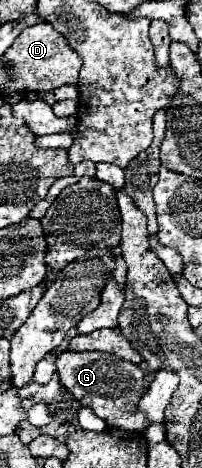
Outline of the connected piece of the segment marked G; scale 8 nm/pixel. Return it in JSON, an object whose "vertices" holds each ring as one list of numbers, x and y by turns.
{"vertices":[[64,351,56,357,56,369,60,373,62,385,82,403,82,407,90,407,108,425,120,427,126,431,148,429,150,421,146,413,138,409,138,399,144,397,144,391,148,391,146,371,142,367,128,363,112,353]]}

